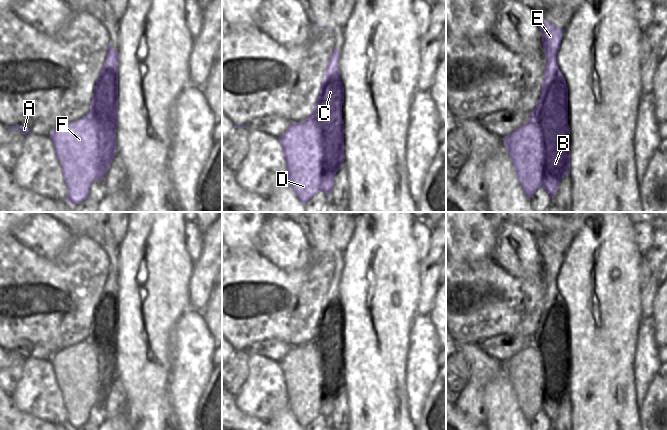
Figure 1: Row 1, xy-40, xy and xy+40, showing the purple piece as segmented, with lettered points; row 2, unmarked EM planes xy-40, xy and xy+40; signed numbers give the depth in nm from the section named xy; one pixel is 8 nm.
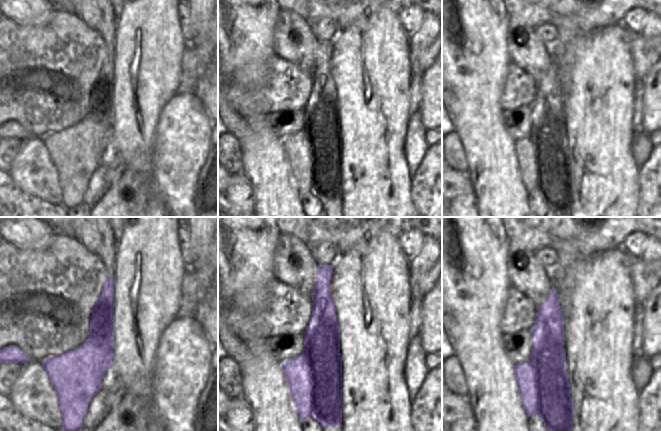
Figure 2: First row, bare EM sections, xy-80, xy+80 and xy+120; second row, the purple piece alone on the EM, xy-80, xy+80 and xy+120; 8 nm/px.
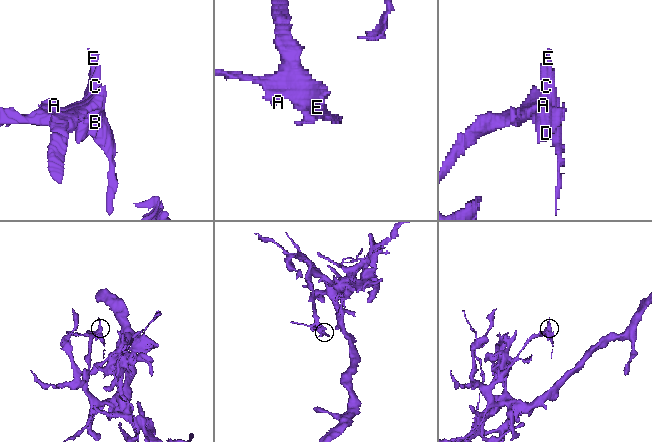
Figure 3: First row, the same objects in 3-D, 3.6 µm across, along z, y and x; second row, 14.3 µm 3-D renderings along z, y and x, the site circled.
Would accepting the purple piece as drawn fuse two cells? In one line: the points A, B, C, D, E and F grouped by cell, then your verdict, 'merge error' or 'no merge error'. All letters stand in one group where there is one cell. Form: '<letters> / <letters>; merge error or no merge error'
A D F / B C E; merge error

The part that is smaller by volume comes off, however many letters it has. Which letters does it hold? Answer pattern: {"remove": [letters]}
{"remove": ["B", "C", "E"]}

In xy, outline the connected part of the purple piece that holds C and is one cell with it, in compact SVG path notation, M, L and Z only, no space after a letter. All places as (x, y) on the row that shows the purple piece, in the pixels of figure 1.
M334 47L314 103L314 109L304 120L305 124L315 124L320 133L322 141L320 190L328 195L332 191L334 177L345 159L344 121L342 119L344 87L340 79L339 57L340 50Z

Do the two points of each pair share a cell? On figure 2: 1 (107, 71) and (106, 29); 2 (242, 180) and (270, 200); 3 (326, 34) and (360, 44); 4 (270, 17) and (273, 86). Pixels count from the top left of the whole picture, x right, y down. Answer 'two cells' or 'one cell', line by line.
1: one cell
2: two cells
3: two cells
4: two cells

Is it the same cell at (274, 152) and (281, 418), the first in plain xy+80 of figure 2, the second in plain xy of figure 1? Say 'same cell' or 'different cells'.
same cell

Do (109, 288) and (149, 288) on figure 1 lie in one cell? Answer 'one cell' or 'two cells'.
two cells

